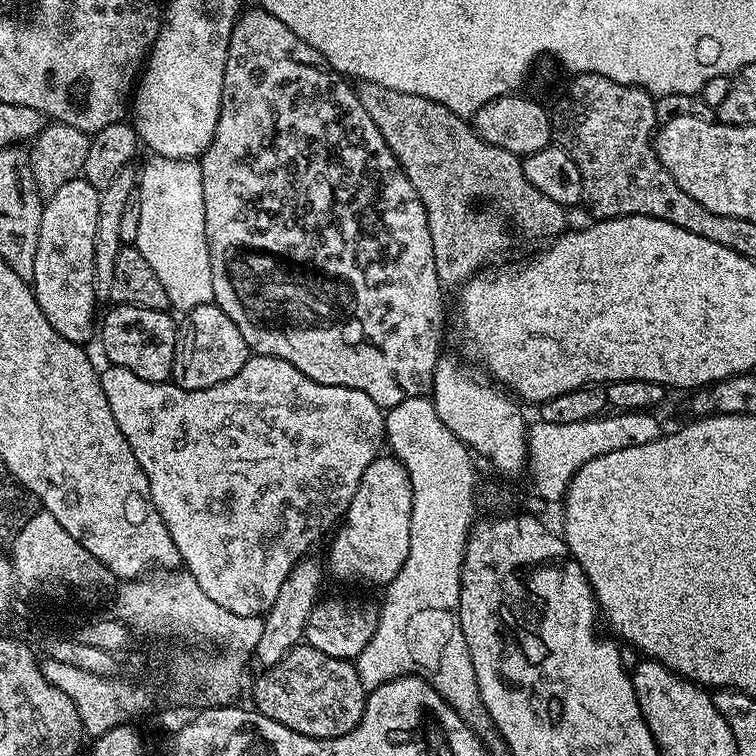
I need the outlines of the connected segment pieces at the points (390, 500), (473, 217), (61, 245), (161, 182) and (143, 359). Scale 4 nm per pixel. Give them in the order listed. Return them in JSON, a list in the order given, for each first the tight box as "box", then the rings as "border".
[{"box":[327,454,412,586],"border":[[[391,454],[377,456],[374,462],[370,462],[370,466],[366,466],[366,474],[362,474],[362,482],[358,482],[358,490],[354,490],[354,498],[348,511],[344,513],[342,523],[335,529],[336,537],[328,548],[327,571],[332,571],[340,580],[361,580],[364,584],[387,586],[396,577],[398,570],[402,570],[402,562],[406,562],[410,554],[411,513],[412,491],[402,462]]]},{"box":[356,81,565,289],"border":[[[359,81],[356,97],[366,106],[366,114],[374,118],[374,126],[386,138],[386,146],[398,158],[410,186],[418,194],[426,210],[430,238],[434,242],[434,266],[445,289],[459,289],[477,272],[495,265],[496,256],[503,252],[516,252],[528,248],[539,240],[551,242],[565,231],[565,205],[546,198],[542,190],[530,186],[524,173],[524,162],[510,150],[490,146],[477,134],[475,127],[465,117],[454,114],[446,106],[418,94],[402,94],[374,82]]]},{"box":[30,178,100,320],"border":[[[83,178],[66,182],[66,186],[54,190],[54,194],[43,201],[34,278],[30,283],[38,306],[42,306],[42,314],[46,314],[48,320],[88,320],[96,312],[94,234],[98,231],[99,201],[100,189],[90,186]]]},{"box":[135,155,214,314],"border":[[[153,155],[152,161],[145,166],[144,169],[139,169],[138,172],[138,195],[140,198],[140,217],[138,218],[138,238],[135,242],[135,248],[142,254],[142,258],[146,258],[146,262],[150,262],[150,270],[154,270],[154,274],[158,274],[158,282],[162,282],[162,290],[166,290],[166,298],[169,305],[174,309],[177,308],[180,314],[190,311],[194,306],[202,306],[203,304],[211,304],[214,301],[214,278],[210,274],[210,250],[208,249],[208,239],[204,235],[204,199],[202,198],[202,170],[196,160],[175,160],[174,158],[166,158],[165,156]]]},{"box":[100,304,177,384],"border":[[[117,304],[109,307],[100,328],[100,344],[109,365],[117,364],[146,382],[163,384],[172,380],[172,363],[176,345],[177,321],[168,317],[167,311],[142,310],[142,306]]]}]

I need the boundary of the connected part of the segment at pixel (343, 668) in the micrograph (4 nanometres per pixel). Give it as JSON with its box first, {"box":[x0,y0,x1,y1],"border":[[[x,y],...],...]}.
{"box":[252,642,366,740],"border":[[[301,642],[275,667],[265,667],[260,673],[252,688],[255,711],[282,722],[282,726],[298,734],[319,740],[338,738],[350,734],[362,718],[366,693],[353,661],[330,658],[330,654],[322,654],[322,650]]]}

